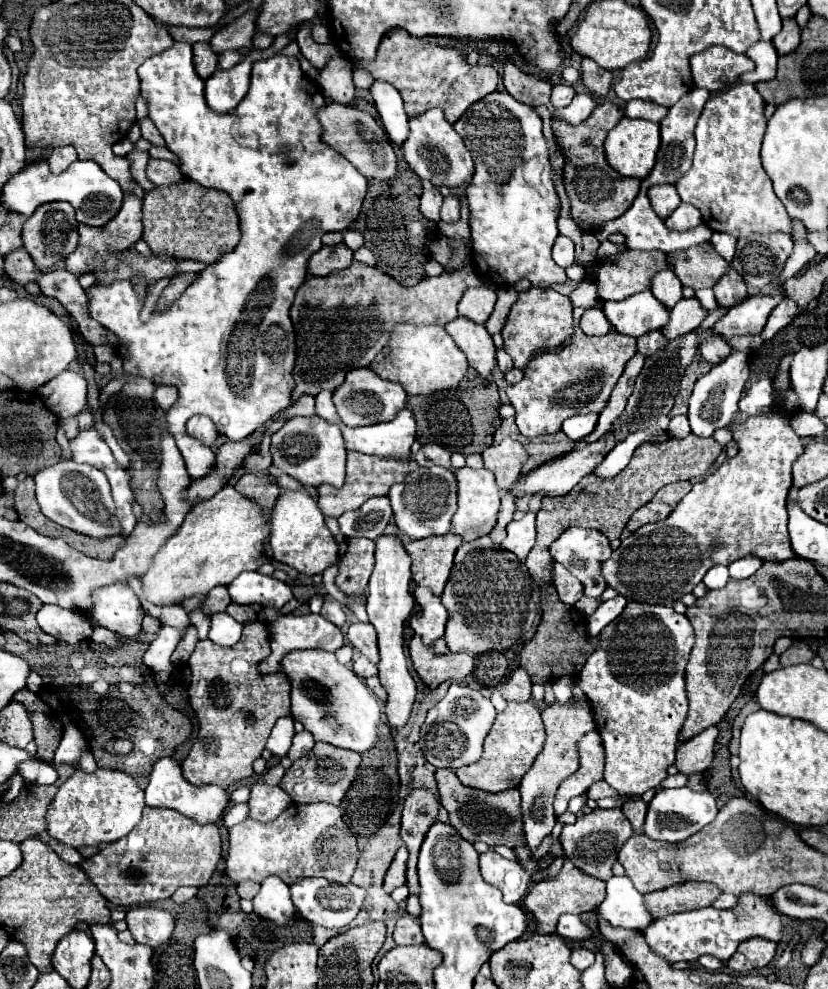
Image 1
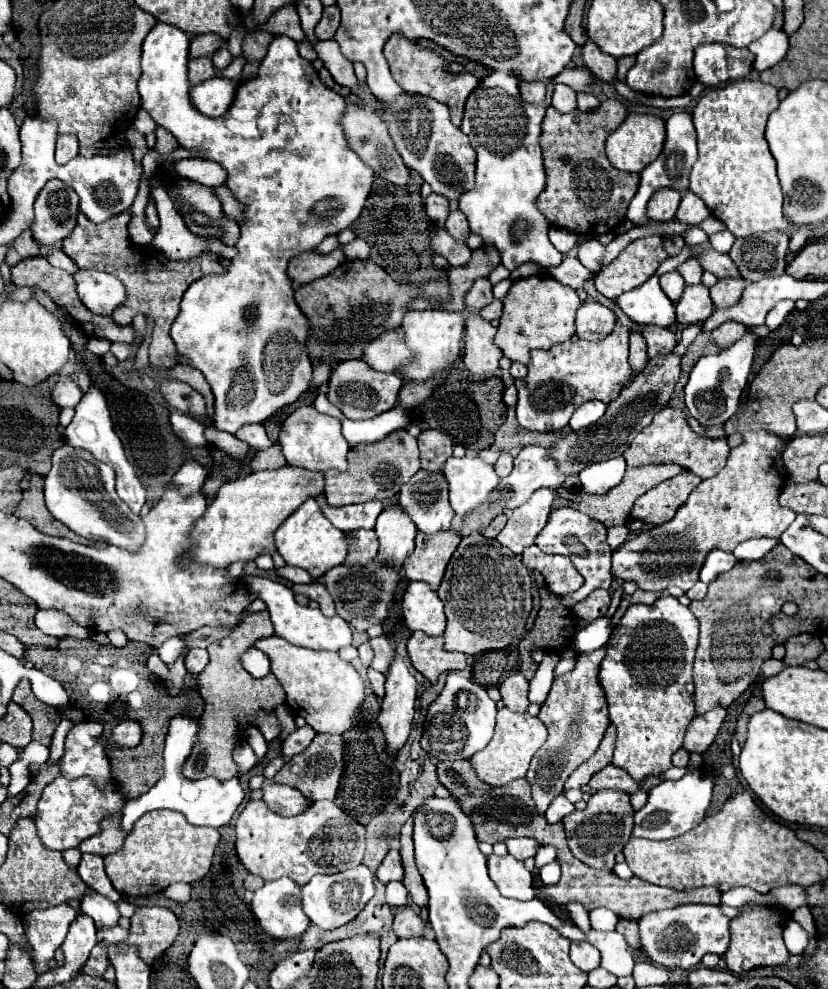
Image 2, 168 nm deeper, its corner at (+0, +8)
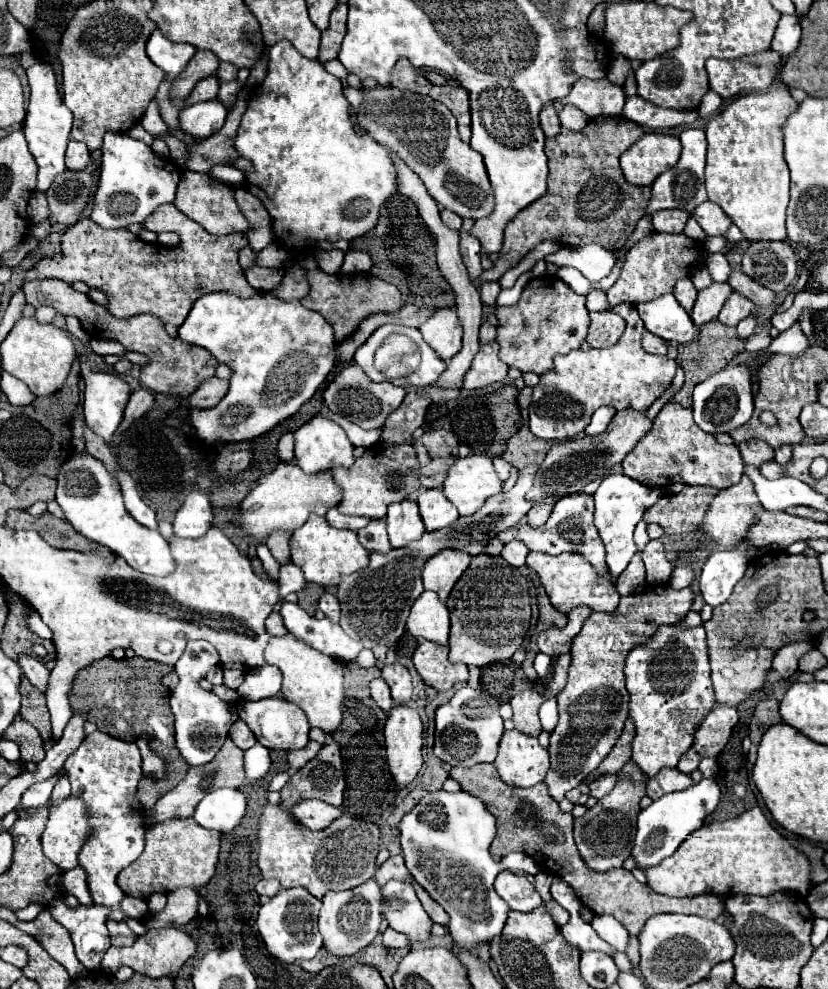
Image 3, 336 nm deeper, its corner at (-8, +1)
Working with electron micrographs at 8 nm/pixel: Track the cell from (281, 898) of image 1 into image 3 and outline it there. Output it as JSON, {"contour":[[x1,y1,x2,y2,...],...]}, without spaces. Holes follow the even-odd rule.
{"contour":[[306,888,280,890,268,904,264,904,260,908,256,924,268,952,286,964,314,958,322,948,322,936,318,932,320,906,322,902,314,898]]}

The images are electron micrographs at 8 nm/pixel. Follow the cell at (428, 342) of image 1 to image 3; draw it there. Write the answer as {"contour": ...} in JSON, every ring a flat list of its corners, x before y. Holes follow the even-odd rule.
{"contour":[[454,308,436,310,420,326,420,332,442,360,450,360,462,348,462,326]]}

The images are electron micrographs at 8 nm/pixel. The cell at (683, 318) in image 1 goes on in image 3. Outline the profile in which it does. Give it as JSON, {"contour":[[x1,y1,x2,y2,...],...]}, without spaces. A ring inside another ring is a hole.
{"contour":[[712,282,708,288,698,292,698,300,690,312,692,320,696,326,702,326,710,320,716,320,716,316,720,314,724,302,728,300,728,296,732,294,732,288,728,282]]}

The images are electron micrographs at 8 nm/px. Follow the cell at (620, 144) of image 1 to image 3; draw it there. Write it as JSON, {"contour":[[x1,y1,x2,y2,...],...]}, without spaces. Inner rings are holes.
{"contour":[[646,132,620,156,624,178,634,186,650,186,680,158,680,140,670,134]]}

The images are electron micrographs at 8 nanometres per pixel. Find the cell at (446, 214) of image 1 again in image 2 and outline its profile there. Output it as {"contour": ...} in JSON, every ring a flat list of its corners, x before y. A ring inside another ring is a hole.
{"contour":[[456,209,456,211,450,211,444,227,448,229,448,233,450,233,454,239,460,239,460,241,464,241,466,235,468,235,468,231,470,231,466,217,464,217,458,209]]}

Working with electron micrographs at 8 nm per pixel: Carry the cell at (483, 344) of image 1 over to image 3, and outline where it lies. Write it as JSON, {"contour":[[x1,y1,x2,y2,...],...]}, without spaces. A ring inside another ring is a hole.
{"contour":[[484,344,474,356,470,372,466,372,462,386,466,390,484,388,494,382,502,382,506,378,506,372,508,366,498,358,498,344]]}

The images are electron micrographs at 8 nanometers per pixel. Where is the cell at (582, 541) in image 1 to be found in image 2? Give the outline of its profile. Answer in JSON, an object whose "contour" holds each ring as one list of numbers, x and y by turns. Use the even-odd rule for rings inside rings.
{"contour":[[560,507,556,511,550,513,548,517,548,523,546,527,542,529,542,533,536,537,536,545,544,551,544,553,552,553,552,555,566,555,574,567,580,571,580,575,584,577,584,585,568,595,568,597,562,597,562,603,566,607,572,607,574,603,586,599,594,589,598,587,604,587,604,589,610,589,610,583,612,583,612,565,610,565,610,555,612,555,612,549,606,541,606,527,596,521,596,519,590,519,588,515,572,509,572,507]]}

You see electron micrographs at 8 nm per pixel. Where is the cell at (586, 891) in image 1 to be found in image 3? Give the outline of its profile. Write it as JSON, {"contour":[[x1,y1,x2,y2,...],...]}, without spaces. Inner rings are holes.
{"contour":[[476,764,470,768,454,766,450,770,450,778,458,780,464,792,474,794,480,798,486,808,496,816,498,834,490,846,492,856,506,856,510,852,522,852,536,860,536,864,550,876,562,878,570,884,570,888,576,892,580,902,592,910,594,914,610,914,614,916,622,926,626,926,630,936,638,936,640,928,646,924,646,920,654,914,662,912,676,912,676,914,698,914,702,918,714,920,722,914,724,904,714,894,694,896,694,898,670,898,654,892,652,888,640,884,632,872,624,868,614,868,608,872,594,872,586,866,582,860,574,836,572,836,572,814,564,814,558,808,558,802,548,794,548,786,544,782,532,786,532,788,514,788,500,780,498,770,494,770,492,764]]}

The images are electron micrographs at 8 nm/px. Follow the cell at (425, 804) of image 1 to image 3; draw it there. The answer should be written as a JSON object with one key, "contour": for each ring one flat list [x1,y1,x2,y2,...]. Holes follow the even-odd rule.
{"contour":[[414,882,414,888,416,888,416,894,418,894,418,898,420,898,420,902,422,902,422,906,426,908,426,912,430,914,430,918,436,922,436,924,442,924,442,926,446,926,448,922,450,922,450,918,446,916,446,910,438,904,438,902,434,902,434,900,430,900,430,896,428,896,428,892,420,886,420,884,416,884]]}

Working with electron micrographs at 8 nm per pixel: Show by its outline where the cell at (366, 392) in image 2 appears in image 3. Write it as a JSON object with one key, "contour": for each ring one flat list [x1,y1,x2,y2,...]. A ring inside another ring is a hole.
{"contour":[[350,364,346,366,324,390,324,404,328,406,330,412,334,414,344,414,348,420,356,422,364,430,372,428,382,428,388,414,394,412,406,396,406,390,400,386,394,386,390,382,372,382,360,366]]}

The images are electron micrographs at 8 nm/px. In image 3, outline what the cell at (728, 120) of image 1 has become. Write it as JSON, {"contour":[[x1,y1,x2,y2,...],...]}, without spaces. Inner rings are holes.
{"contour":[[780,84,774,90,764,94,746,94,732,100,718,116,710,118,706,128,708,138,708,162,706,162,706,190,708,200,716,202,730,220,744,232,744,236,752,242,756,240,786,240,786,206,788,206,788,188,790,174,788,164,784,160,784,134,782,126,786,118,798,108,788,88]]}

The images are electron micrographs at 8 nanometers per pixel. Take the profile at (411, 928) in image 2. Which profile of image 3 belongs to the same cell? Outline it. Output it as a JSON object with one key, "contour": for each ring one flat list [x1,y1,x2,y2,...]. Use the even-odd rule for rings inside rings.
{"contour":[[386,928,382,932,382,944,388,948,388,950,400,950,404,946,408,946,408,938,402,936,400,932,392,930,392,928]]}

